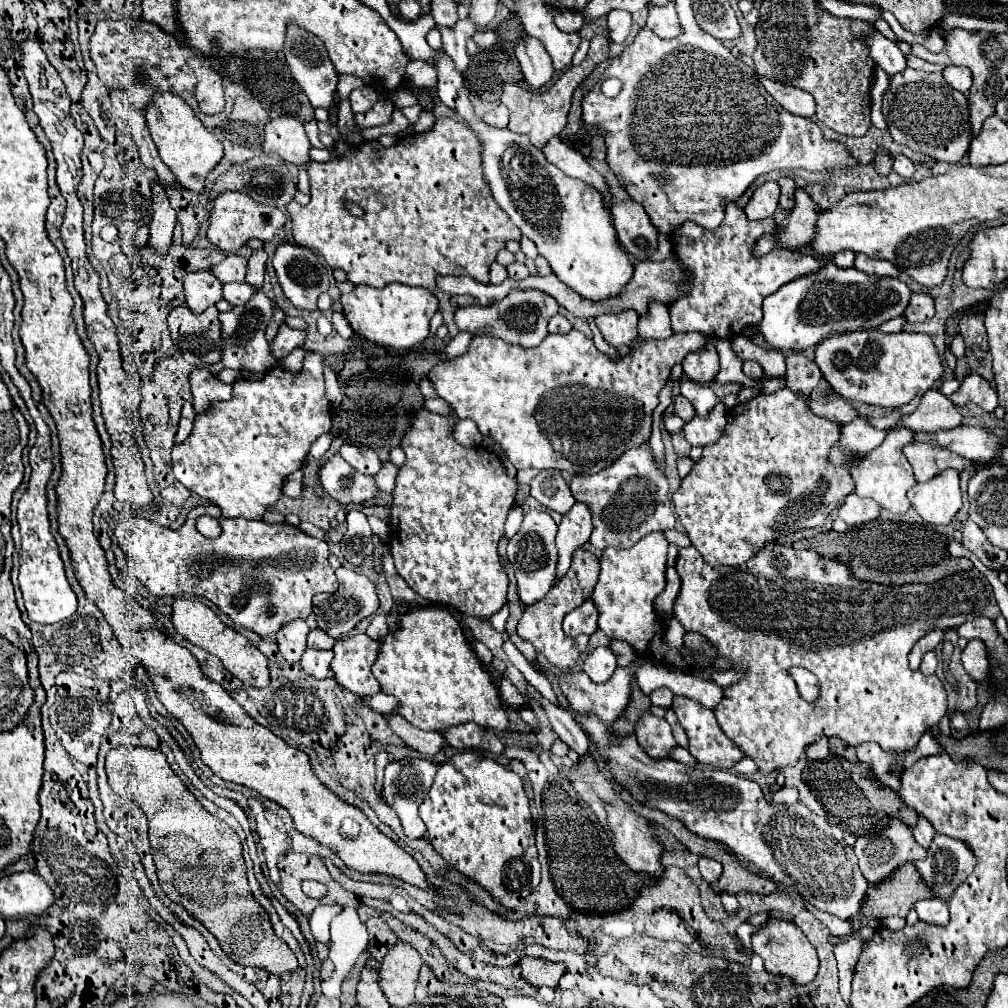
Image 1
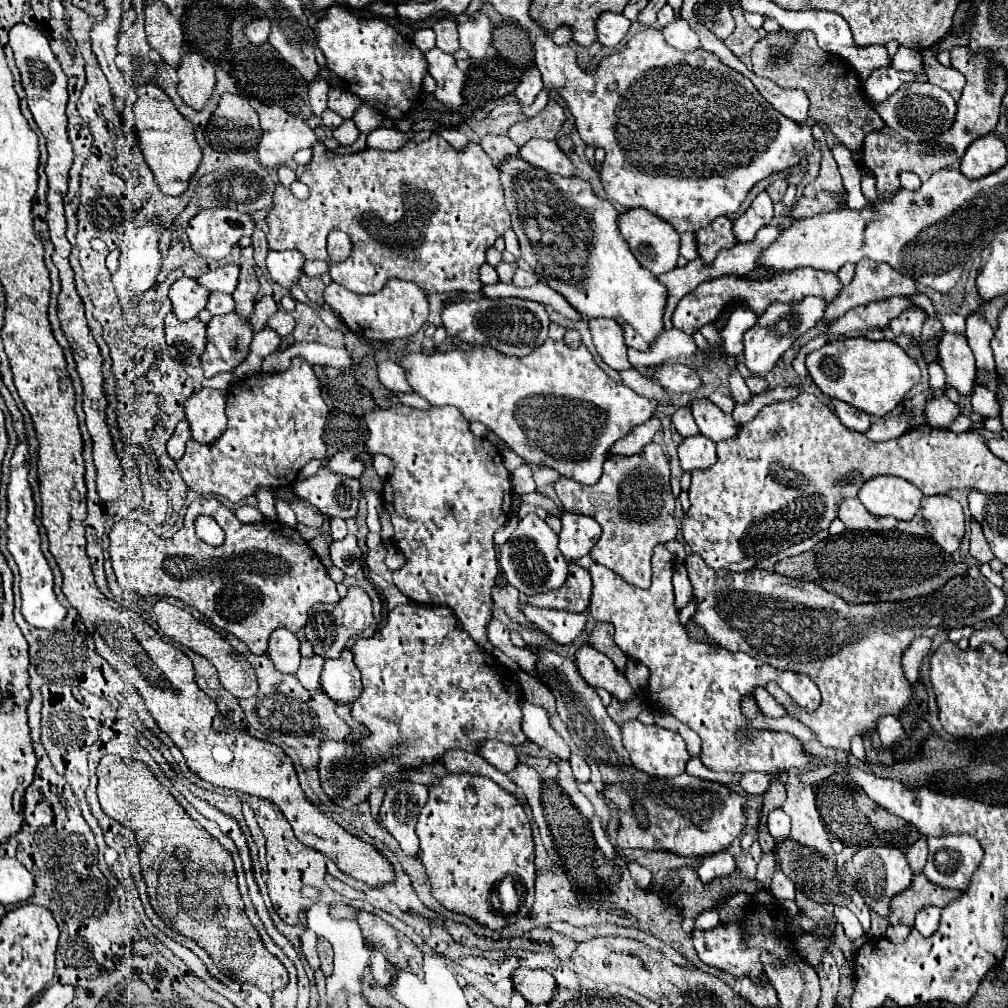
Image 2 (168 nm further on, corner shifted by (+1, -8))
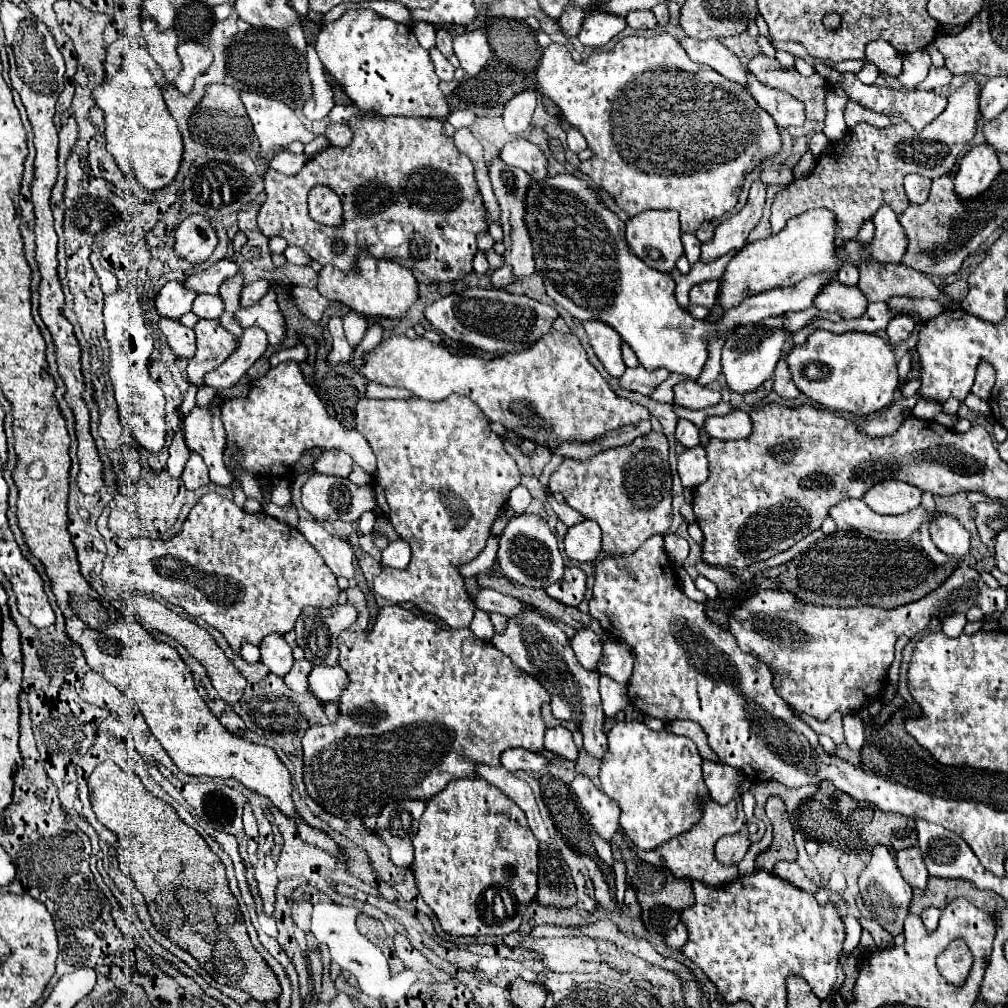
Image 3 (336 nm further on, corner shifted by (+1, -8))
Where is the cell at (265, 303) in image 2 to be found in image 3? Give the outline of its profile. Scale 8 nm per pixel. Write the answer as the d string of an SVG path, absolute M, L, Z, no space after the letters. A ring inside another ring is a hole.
M256 279L248 285L242 287L242 293L240 293L240 303L242 305L256 305L268 291L268 281L266 279Z

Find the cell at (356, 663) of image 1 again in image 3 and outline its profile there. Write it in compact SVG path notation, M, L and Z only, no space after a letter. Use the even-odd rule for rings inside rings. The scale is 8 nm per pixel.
M316 665L316 667L312 667L312 671L308 675L308 689L322 703L338 701L338 697L342 693L342 689L346 687L346 683L348 683L346 671L340 665L334 665L334 667Z

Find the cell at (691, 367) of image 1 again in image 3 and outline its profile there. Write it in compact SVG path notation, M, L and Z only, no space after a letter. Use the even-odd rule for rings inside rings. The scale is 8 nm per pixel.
M638 365L634 369L626 369L626 373L620 377L620 387L634 393L650 395L668 375L670 375L668 369L646 371L642 365Z

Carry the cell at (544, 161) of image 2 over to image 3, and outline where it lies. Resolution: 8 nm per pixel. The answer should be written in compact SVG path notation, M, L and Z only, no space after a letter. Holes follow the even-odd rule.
M514 139L514 141L506 143L500 151L500 159L506 165L524 169L538 181L546 177L546 163L548 161L546 161L544 153L534 143L526 141L526 139Z

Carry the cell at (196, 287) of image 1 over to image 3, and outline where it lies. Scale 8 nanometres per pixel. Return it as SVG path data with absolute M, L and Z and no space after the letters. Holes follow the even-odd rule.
M170 281L158 291L158 295L154 299L156 311L160 317L180 319L182 315L186 315L192 309L194 297L196 297L196 293L186 289L180 281Z

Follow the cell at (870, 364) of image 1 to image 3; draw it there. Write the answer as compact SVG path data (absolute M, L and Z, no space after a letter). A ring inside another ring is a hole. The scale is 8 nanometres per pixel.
M816 329L804 345L796 345L786 355L786 363L798 391L830 411L852 415L880 413L894 401L898 389L894 351L886 339L872 333L848 331L838 335Z

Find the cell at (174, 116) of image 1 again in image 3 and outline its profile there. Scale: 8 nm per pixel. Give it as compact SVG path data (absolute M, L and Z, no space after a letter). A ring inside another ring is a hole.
M126 63L114 77L106 77L96 85L92 97L104 113L106 145L118 167L122 171L128 169L148 191L172 183L182 161L182 137L152 73L140 63Z

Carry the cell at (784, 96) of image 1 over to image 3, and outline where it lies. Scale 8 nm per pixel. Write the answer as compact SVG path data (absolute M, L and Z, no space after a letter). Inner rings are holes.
M748 73L748 89L752 91L756 103L776 121L778 127L798 127L806 121L804 105L798 99L794 99L784 91L770 89L758 83L750 73Z

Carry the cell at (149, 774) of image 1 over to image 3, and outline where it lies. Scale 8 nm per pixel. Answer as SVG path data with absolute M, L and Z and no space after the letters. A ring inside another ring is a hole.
M110 761L100 763L88 777L88 789L90 789L90 803L98 821L118 835L120 869L134 881L136 889L144 895L144 901L148 905L156 929L162 935L166 935L172 943L176 943L180 949L188 951L216 983L238 987L260 1003L278 999L282 993L280 983L272 973L272 969L262 959L262 955L252 947L238 901L232 897L228 889L224 865L220 857L210 851L206 841L192 827L188 827L168 803L150 795L132 771L124 771L116 763Z

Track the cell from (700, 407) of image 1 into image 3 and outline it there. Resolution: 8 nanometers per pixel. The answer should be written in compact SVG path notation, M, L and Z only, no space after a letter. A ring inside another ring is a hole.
M736 409L722 417L708 417L706 431L716 439L746 439L752 433L752 421L744 409Z

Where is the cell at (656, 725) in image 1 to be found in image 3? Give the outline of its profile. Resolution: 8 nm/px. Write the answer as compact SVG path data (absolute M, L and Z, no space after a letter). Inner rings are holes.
M618 721L608 733L608 751L600 763L602 791L620 803L620 827L640 849L656 849L658 845L690 831L702 819L702 805L708 801L708 789L702 777L702 757L696 743L670 731L652 731L640 721Z

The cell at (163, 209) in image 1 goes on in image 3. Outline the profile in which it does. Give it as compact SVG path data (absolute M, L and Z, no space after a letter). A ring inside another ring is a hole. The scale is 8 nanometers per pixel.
M136 281L126 287L118 287L114 295L104 299L104 337L110 345L110 381L114 385L114 397L120 411L120 421L130 437L150 453L158 453L166 441L164 423L164 393L152 381L148 373L148 361L154 351L154 337L144 325L140 297L136 293Z

